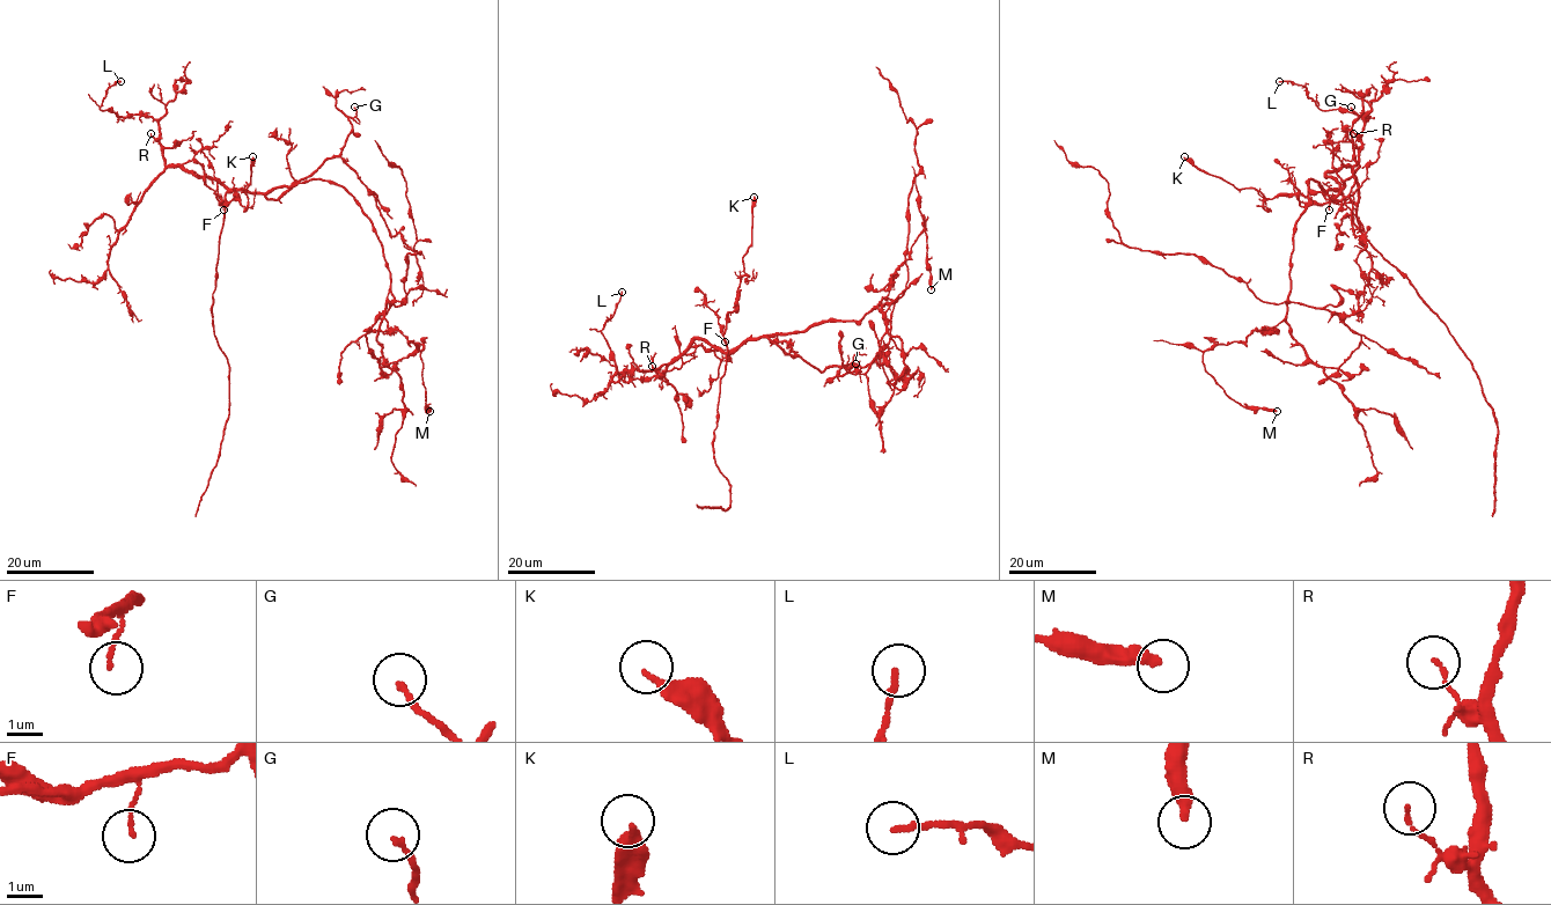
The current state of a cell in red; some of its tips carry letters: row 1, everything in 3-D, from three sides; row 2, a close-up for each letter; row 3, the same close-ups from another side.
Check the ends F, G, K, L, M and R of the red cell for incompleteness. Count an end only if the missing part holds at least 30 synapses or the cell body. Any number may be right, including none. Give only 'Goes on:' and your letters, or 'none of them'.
Goes on: none of them

